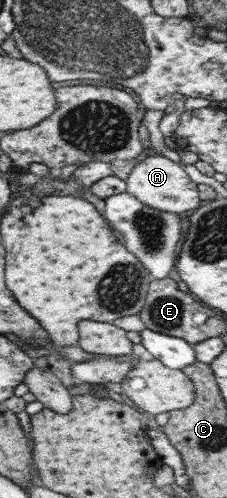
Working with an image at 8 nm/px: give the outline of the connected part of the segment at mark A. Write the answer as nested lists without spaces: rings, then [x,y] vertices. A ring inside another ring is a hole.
[[[161,154],[149,156],[138,162],[130,172],[126,182],[129,194],[134,194],[140,201],[165,212],[183,214],[183,212],[198,209],[203,203],[199,198],[197,182],[193,182],[191,176],[183,170],[183,164],[177,161],[173,162],[171,158]]]

